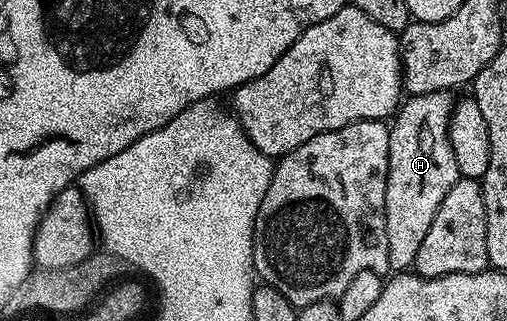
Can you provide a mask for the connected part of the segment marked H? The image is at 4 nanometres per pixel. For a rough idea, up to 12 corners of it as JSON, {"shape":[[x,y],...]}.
{"shape":[[453,95],[401,101],[388,131],[388,265],[404,272],[460,179]]}

